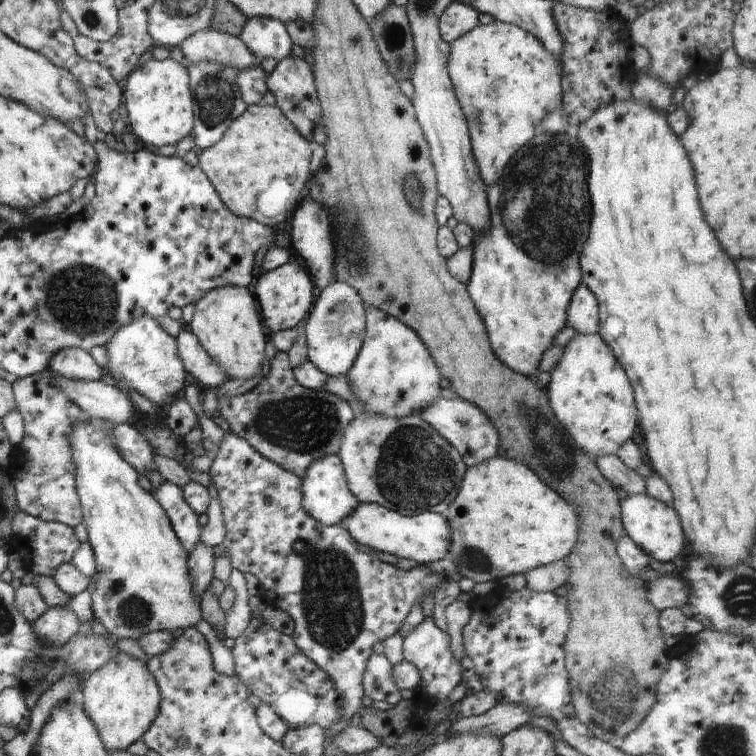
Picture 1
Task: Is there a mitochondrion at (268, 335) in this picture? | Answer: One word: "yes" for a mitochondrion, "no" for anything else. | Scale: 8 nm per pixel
no

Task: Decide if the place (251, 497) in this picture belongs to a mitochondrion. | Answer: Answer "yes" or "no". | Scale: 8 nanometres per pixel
no

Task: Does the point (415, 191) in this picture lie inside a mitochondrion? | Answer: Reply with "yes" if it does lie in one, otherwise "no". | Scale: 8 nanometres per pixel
yes

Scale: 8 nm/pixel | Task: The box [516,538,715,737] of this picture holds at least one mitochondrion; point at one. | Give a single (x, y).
(612, 695)

